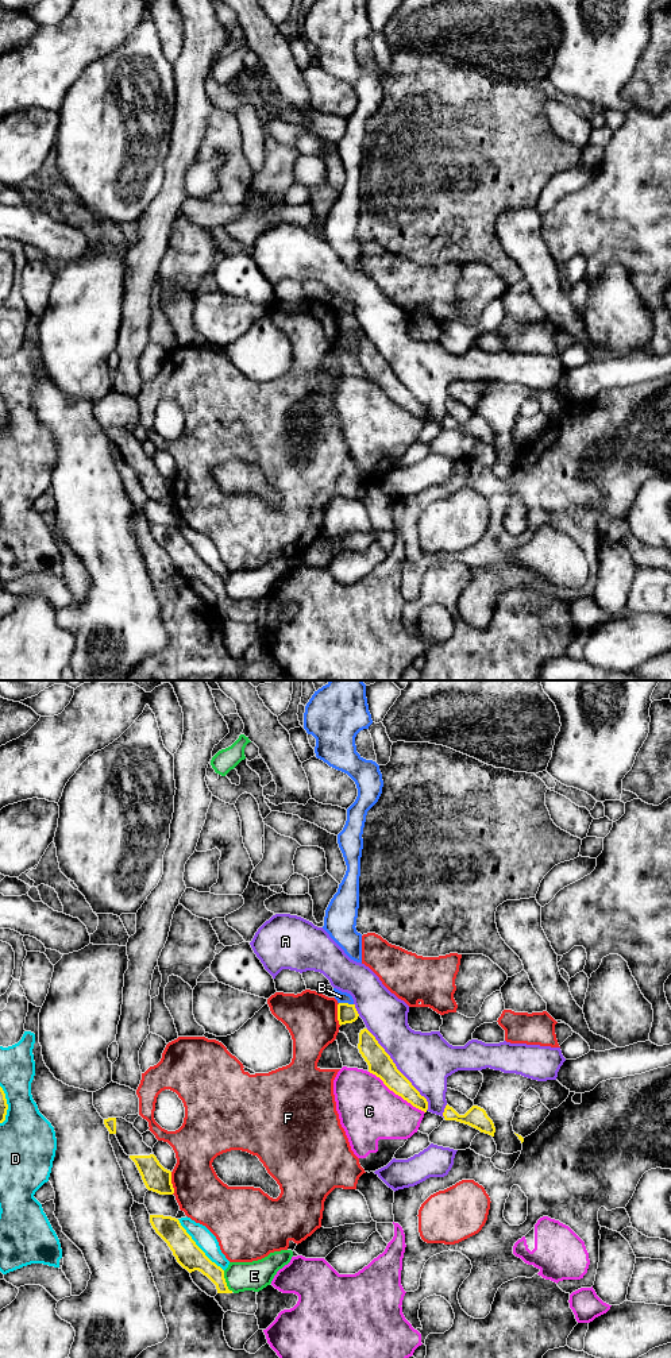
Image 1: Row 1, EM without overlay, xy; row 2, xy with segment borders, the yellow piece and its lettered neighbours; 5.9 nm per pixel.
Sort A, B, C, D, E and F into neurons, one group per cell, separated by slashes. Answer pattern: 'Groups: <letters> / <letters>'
Groups: A / B / C / D / E / F

